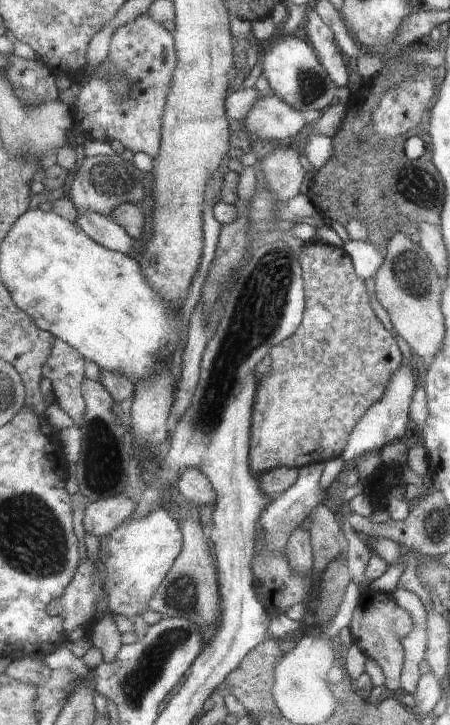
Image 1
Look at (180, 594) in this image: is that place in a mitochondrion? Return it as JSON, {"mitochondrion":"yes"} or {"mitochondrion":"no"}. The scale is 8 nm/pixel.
{"mitochondrion":"yes"}

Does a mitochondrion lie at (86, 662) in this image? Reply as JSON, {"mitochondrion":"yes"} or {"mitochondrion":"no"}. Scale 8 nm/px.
{"mitochondrion":"no"}

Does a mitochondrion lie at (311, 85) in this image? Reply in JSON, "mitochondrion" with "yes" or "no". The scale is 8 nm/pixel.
{"mitochondrion":"yes"}

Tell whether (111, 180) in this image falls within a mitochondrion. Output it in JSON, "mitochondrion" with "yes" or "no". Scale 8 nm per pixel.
{"mitochondrion":"yes"}

